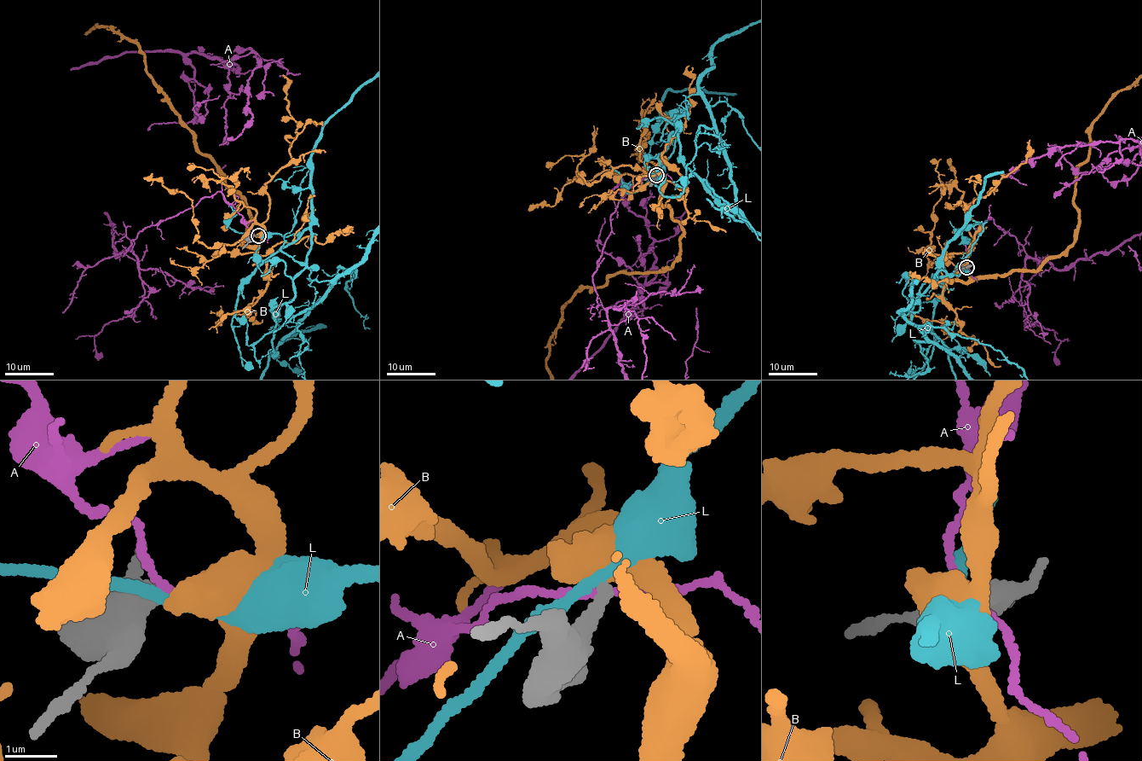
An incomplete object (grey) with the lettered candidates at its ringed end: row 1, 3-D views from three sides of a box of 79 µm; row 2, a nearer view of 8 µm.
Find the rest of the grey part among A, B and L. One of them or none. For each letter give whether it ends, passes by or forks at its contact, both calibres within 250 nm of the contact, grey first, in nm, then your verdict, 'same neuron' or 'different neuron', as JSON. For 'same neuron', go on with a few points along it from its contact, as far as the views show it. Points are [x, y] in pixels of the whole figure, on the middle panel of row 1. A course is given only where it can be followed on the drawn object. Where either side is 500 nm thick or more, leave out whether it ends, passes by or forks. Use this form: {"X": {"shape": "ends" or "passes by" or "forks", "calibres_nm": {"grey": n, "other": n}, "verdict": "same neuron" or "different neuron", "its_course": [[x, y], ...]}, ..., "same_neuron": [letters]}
{"A": {"shape": "passes by", "calibres_nm": {"grey": 240, "other": 120}, "verdict": "different neuron"}, "B": {"calibres_nm": {"grey": 200, "other": 500}, "verdict": "different neuron"}, "L": {"shape": "passes by", "calibres_nm": {"grey": 220, "other": 260}, "verdict": "different neuron"}, "same_neuron": []}

